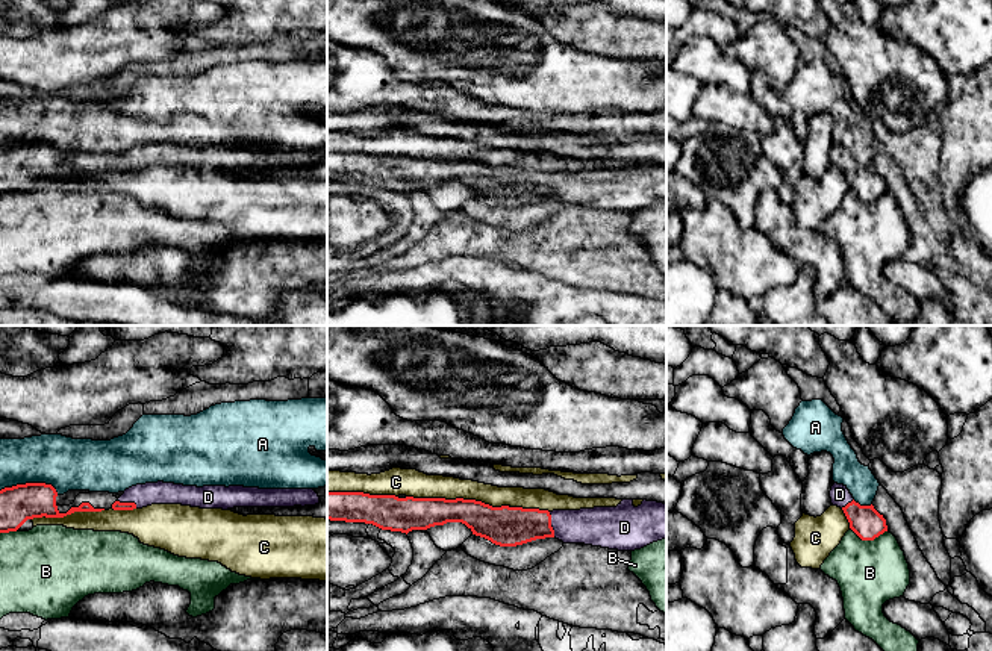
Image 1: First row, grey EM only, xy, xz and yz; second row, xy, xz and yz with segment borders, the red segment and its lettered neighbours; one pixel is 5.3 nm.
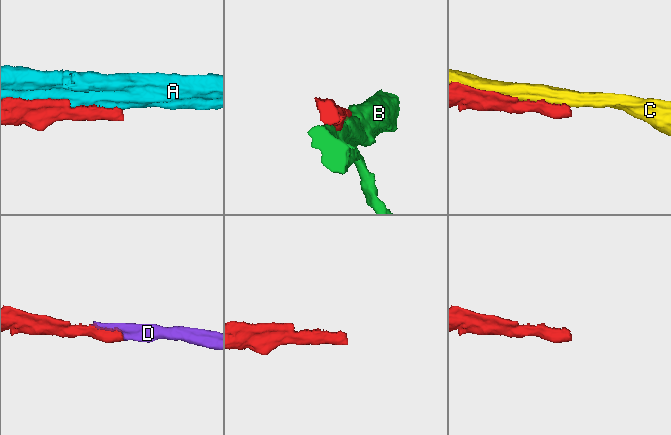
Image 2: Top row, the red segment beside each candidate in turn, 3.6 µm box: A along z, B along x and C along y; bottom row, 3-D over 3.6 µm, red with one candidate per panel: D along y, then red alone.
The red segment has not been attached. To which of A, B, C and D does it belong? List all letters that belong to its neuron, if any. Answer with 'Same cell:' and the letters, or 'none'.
Same cell: D

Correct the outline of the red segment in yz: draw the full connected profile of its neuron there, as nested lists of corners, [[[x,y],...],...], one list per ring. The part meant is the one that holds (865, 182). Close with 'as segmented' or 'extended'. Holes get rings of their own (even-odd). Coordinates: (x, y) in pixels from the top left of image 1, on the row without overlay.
[[[834,144],[830,151],[831,165],[844,171],[850,189],[862,201],[874,201],[884,192],[887,192],[886,180],[880,176],[874,167],[860,167],[854,162],[853,156],[844,145]]]; extended

